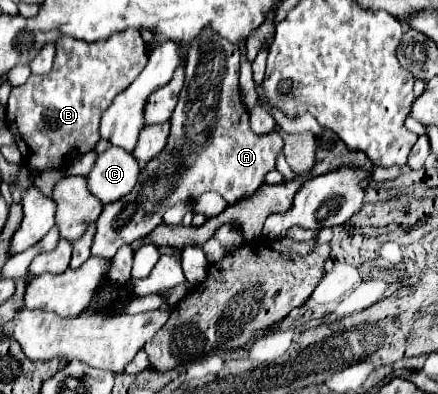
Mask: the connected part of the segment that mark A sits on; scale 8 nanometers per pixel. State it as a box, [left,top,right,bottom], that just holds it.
[94,27,284,241]

